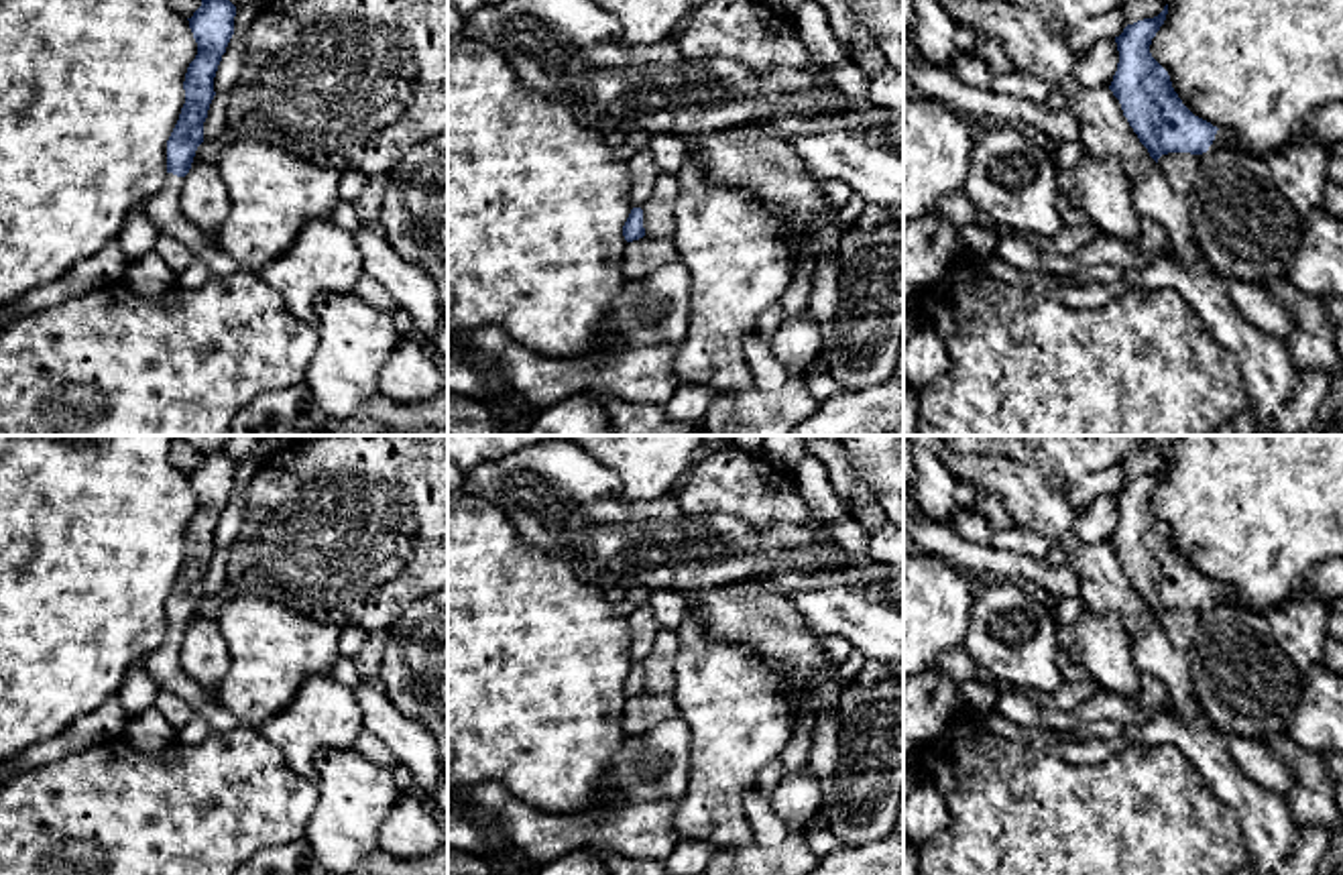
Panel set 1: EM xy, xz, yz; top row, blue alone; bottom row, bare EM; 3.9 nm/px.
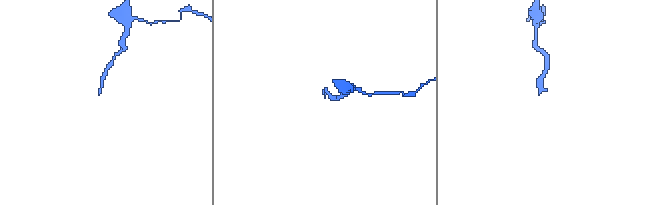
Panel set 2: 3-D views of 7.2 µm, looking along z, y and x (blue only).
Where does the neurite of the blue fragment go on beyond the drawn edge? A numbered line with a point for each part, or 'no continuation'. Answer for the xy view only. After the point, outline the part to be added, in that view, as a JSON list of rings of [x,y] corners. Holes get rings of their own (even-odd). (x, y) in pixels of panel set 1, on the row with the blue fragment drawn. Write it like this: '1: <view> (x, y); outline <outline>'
1: xy (163, 208); outline [[[167,173],[165,185],[157,195],[142,203],[159,236],[179,240],[195,258],[210,269],[214,277],[226,277],[240,271],[238,262],[222,252],[208,236],[185,218],[181,210],[181,191],[185,177]]]

